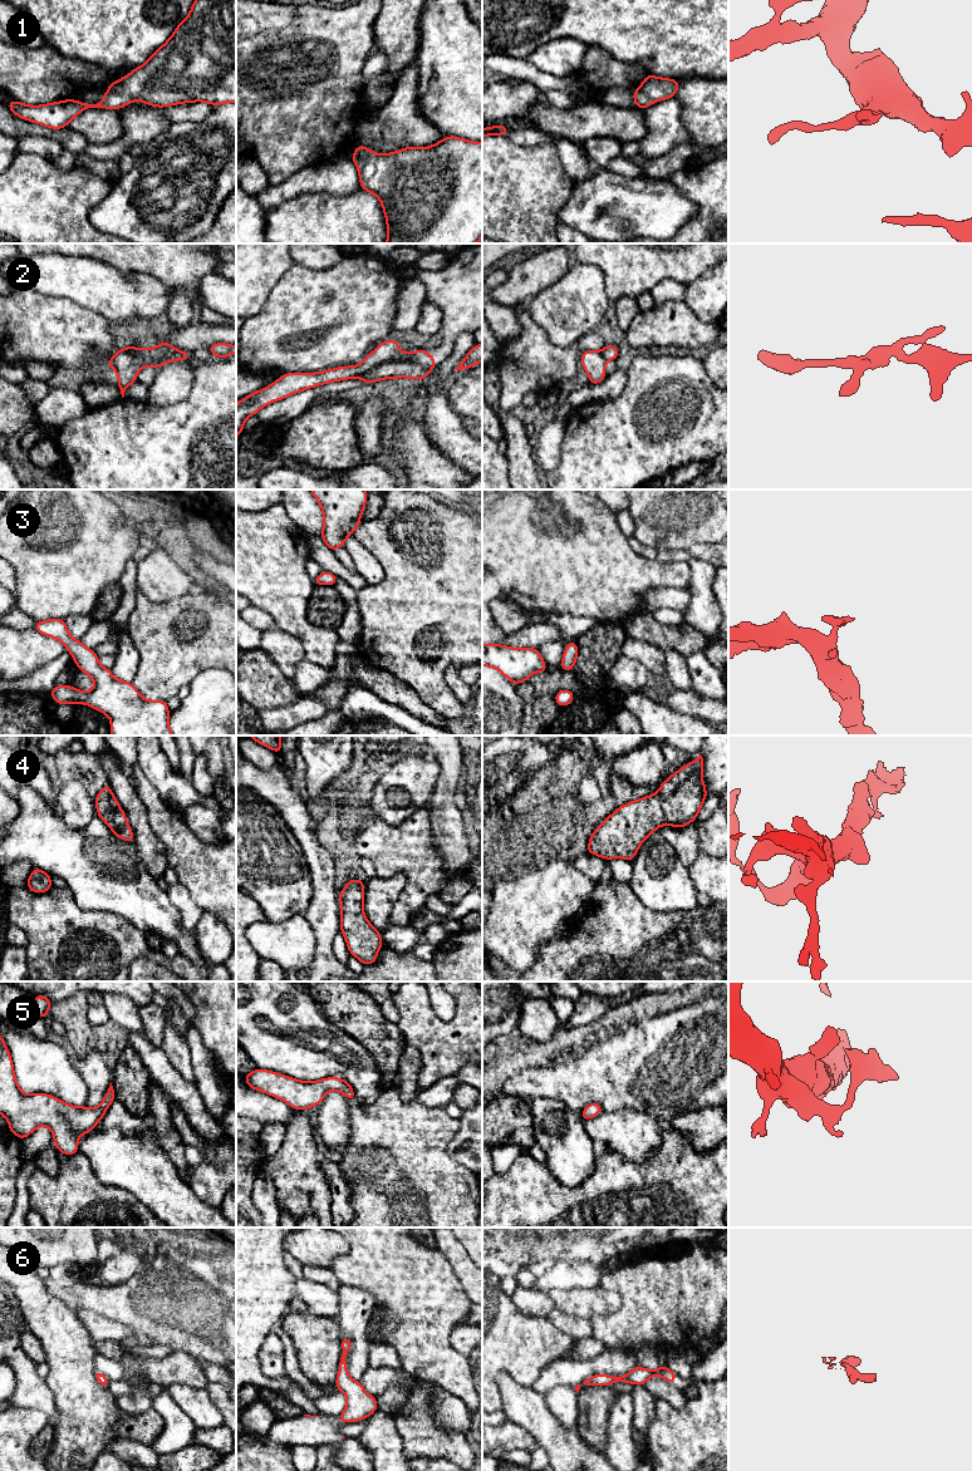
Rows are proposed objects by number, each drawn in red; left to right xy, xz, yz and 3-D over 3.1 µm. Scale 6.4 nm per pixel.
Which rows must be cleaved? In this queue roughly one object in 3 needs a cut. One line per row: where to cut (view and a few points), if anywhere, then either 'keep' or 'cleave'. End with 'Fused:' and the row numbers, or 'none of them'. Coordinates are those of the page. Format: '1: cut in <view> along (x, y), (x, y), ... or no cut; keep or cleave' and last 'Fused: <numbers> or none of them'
1: no cut; keep
2: cut in xy along (122, 348), (133, 355), (150, 359), (170, 359), (182, 352); cleave
3: no cut; keep
4: no cut; keep
5: no cut; keep
6: no cut; keep
Fused: 2

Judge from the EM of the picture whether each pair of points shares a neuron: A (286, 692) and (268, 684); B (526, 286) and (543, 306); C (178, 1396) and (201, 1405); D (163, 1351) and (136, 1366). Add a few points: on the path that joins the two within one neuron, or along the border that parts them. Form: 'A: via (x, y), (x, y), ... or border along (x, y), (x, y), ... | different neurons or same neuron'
A: via (281, 692), (273, 689) | same neuron
B: border along (558, 279), (526, 304) | different neurons
C: via (183, 1396), (196, 1405) | same neuron
D: via (156, 1352), (148, 1352), (142, 1358) | same neuron

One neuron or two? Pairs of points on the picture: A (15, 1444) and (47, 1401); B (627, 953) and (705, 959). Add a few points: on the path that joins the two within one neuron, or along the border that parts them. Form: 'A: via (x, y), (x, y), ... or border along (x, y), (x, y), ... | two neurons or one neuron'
A: border along (13, 1406), (40, 1410), (50, 1422) | two neurons
B: via (646, 959), (686, 959) | one neuron

